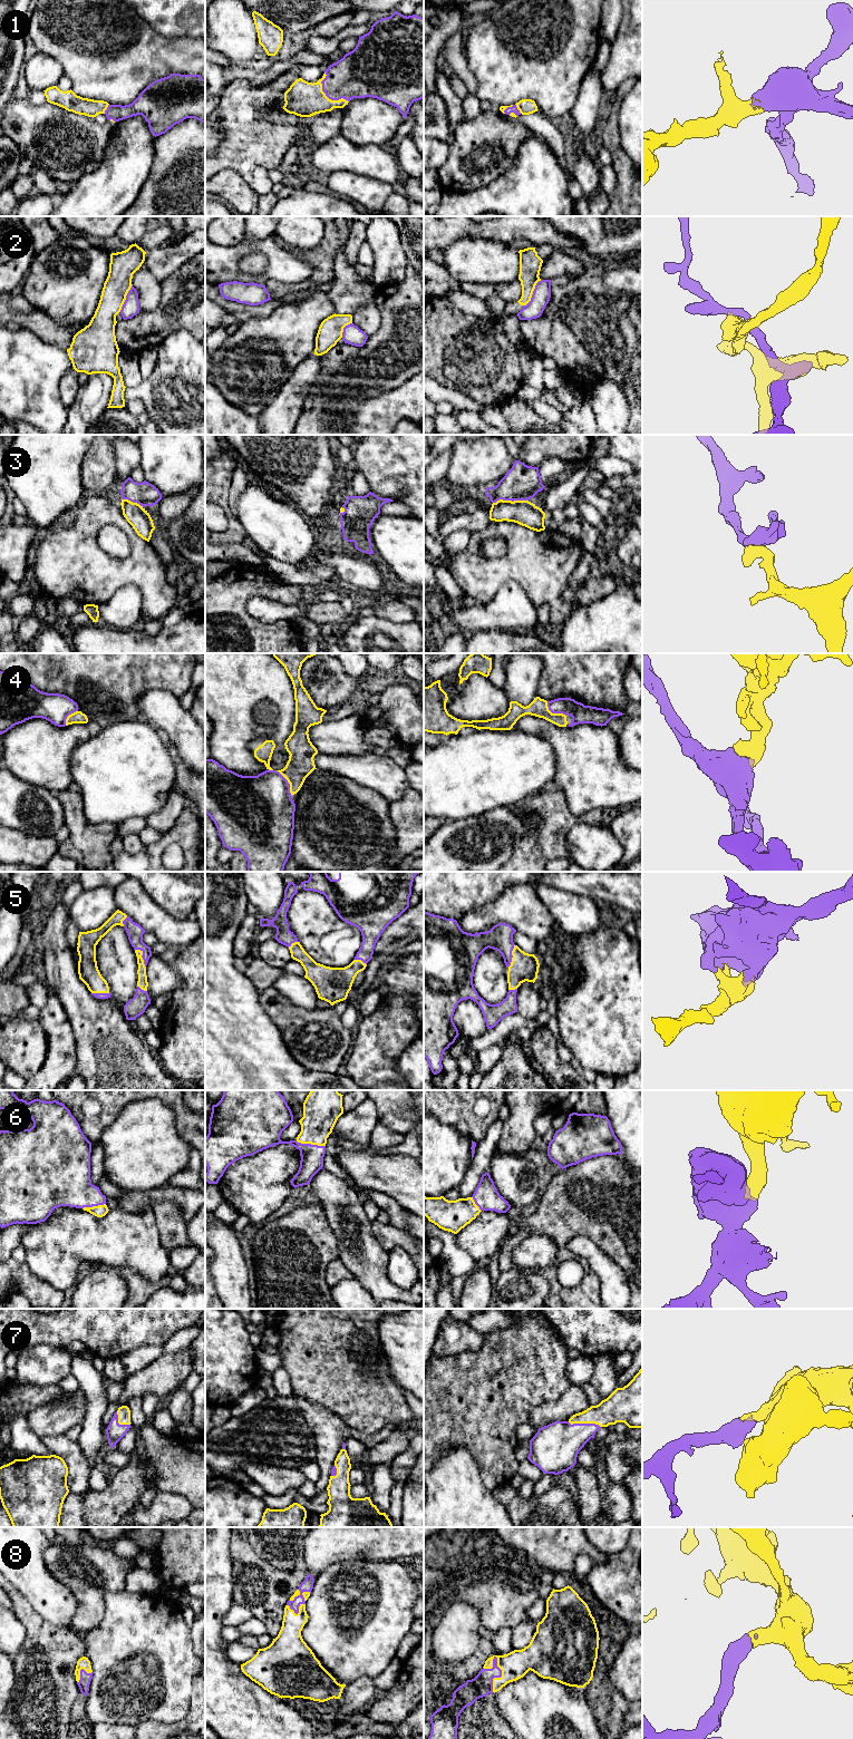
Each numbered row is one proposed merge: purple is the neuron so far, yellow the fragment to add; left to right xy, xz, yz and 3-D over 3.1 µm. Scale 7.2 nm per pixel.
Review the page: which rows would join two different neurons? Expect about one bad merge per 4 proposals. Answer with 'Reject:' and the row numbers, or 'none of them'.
Reject: 2

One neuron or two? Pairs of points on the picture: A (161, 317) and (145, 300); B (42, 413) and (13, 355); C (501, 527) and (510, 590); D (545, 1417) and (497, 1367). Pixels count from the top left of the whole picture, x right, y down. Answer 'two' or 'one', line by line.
A: two
B: one
C: two
D: two

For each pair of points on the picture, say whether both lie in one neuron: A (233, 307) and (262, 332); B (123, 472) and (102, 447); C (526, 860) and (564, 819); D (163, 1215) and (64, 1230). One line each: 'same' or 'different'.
A: different
B: different
C: same
D: different

